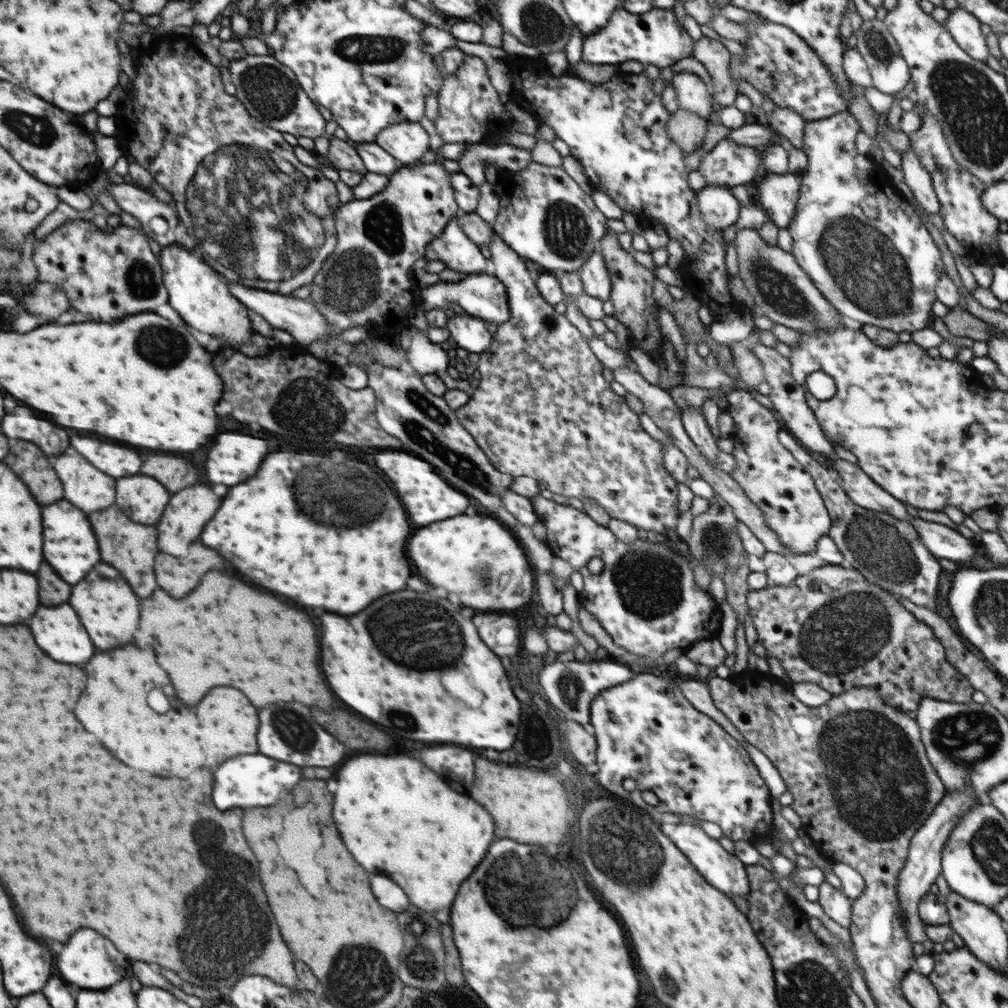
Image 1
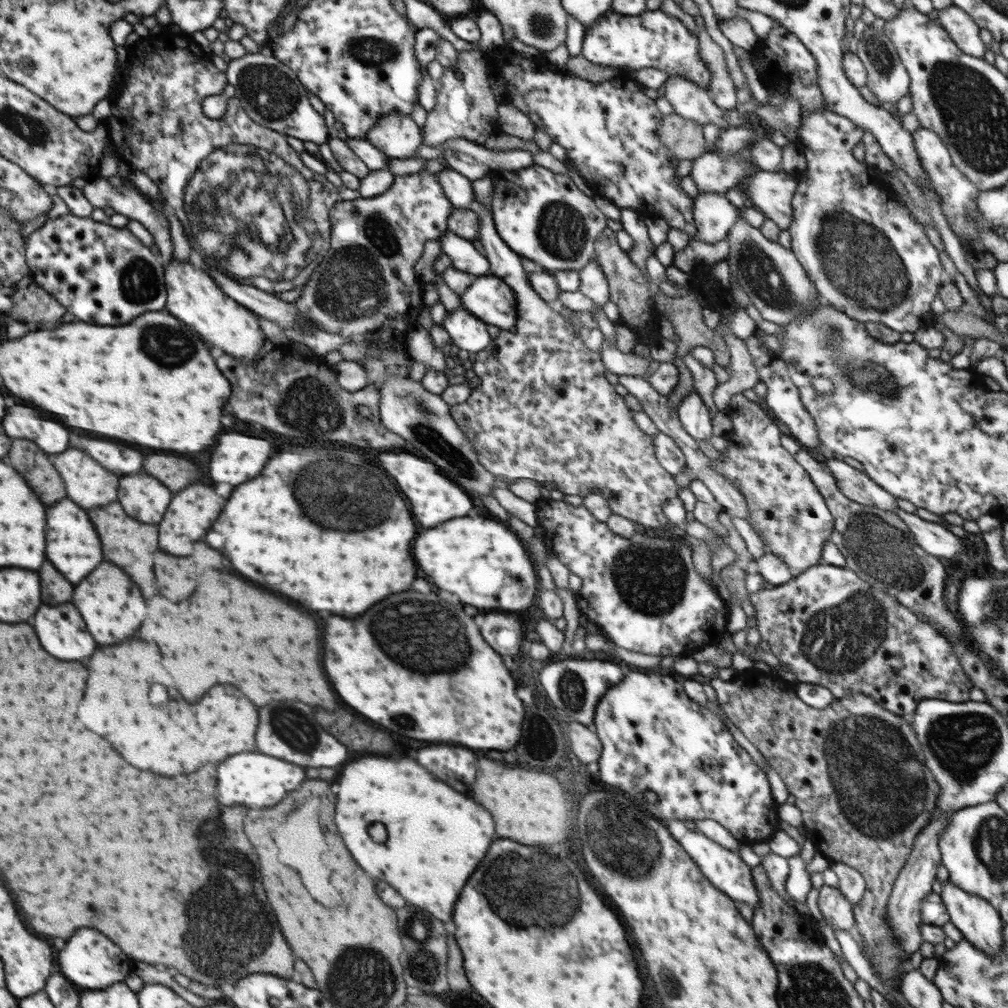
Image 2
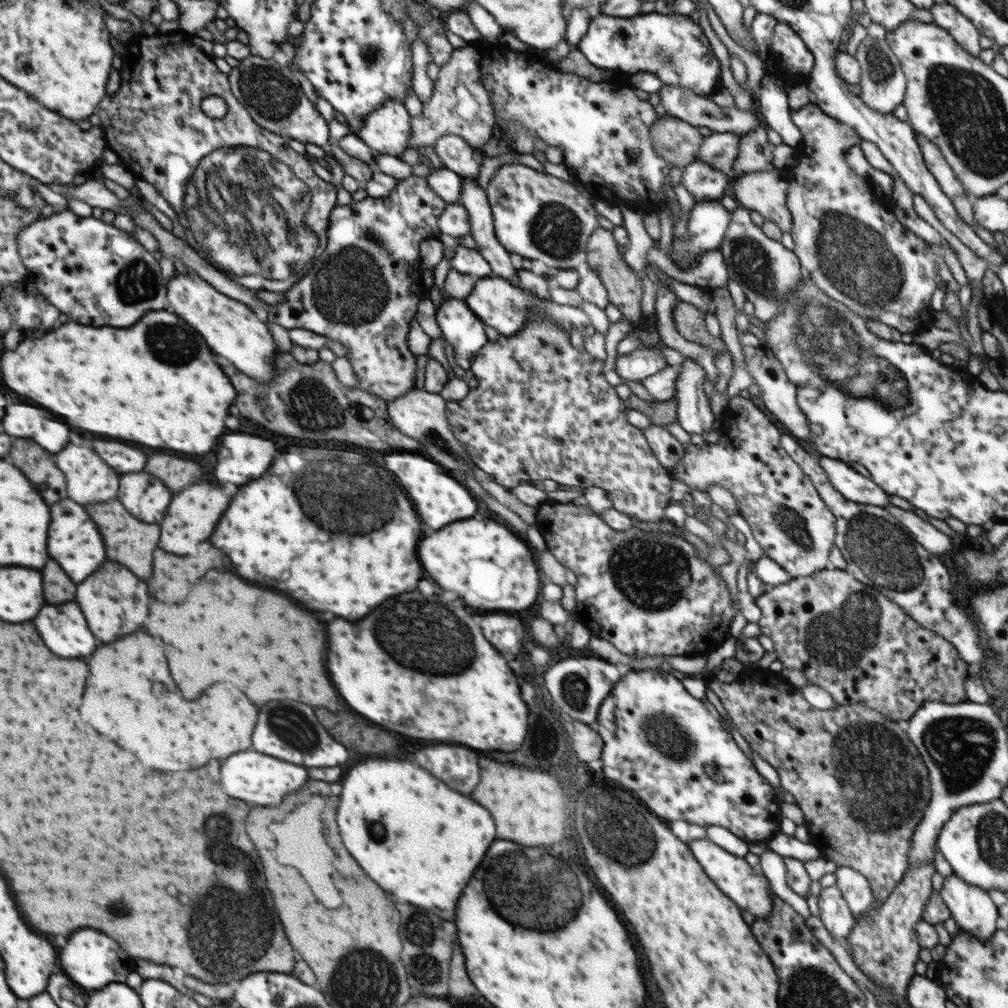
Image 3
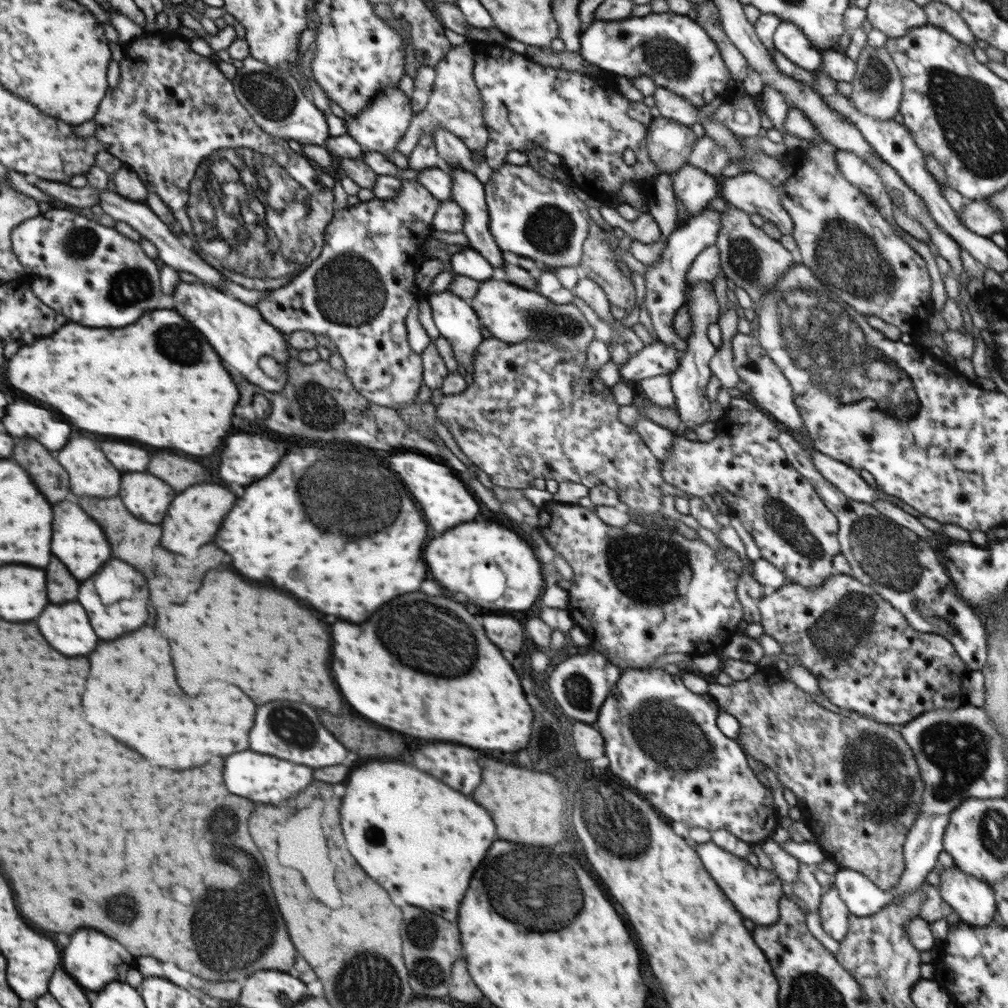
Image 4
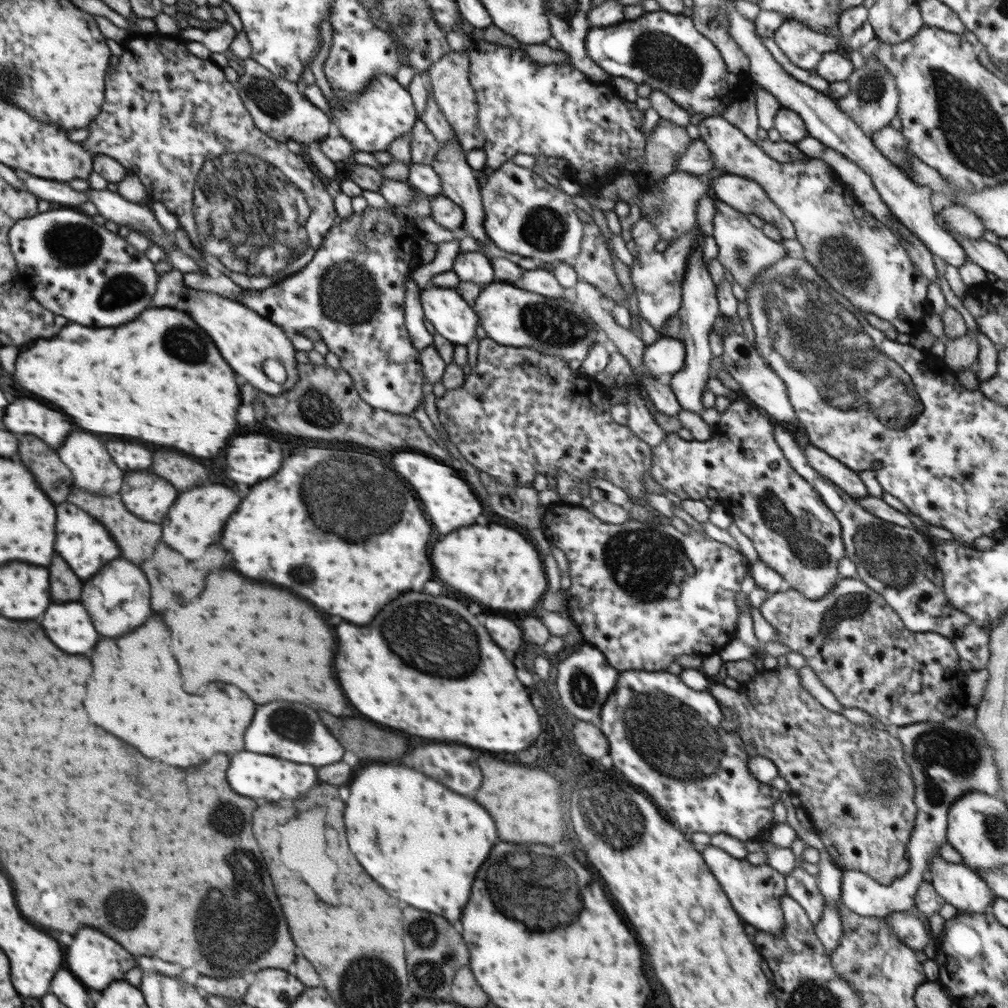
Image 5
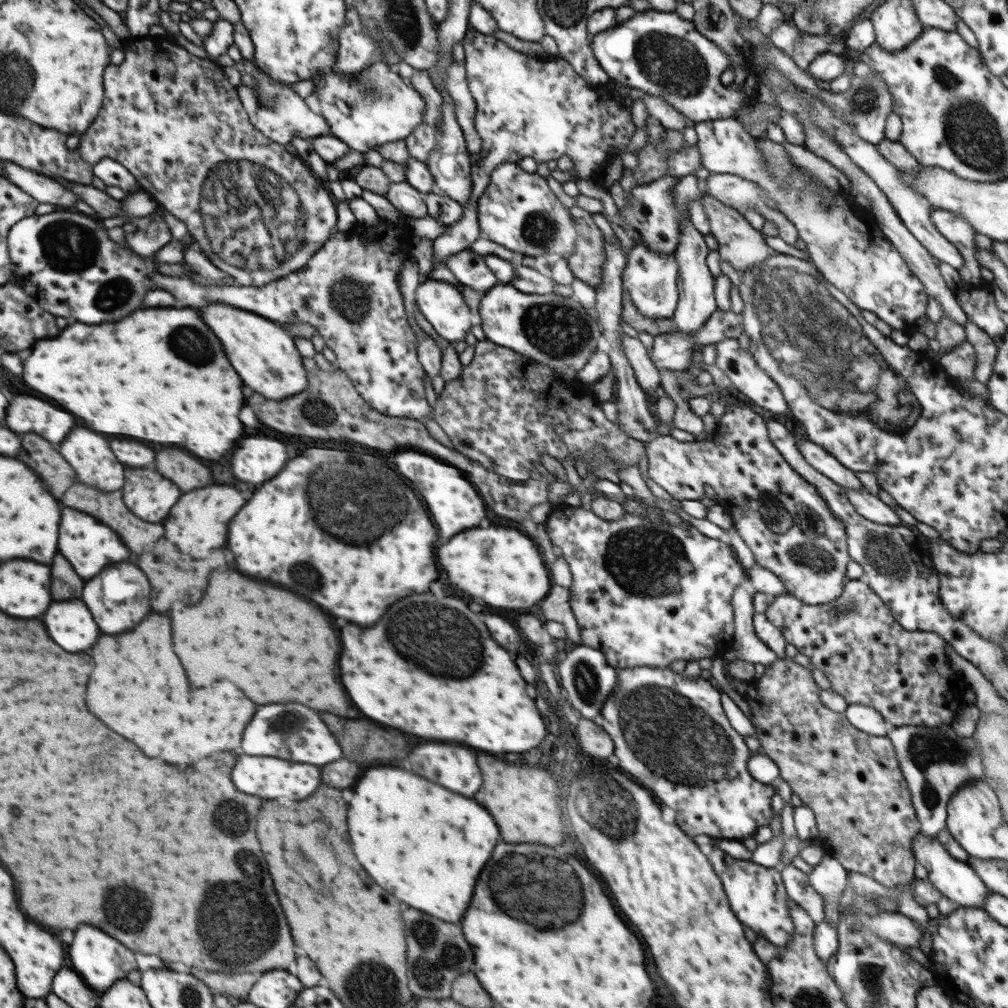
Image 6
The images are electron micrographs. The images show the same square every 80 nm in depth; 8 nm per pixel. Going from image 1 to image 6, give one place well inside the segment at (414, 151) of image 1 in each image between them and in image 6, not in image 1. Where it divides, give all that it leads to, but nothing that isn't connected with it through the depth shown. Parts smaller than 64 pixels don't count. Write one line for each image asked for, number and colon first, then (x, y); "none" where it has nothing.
2: (396, 135)
3: (387, 129)
4: (379, 127)
5: (384, 112)
6: (375, 107)

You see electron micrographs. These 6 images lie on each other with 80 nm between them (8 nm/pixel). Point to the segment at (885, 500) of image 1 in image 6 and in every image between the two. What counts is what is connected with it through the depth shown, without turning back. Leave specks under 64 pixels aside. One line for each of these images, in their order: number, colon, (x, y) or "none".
2: (857, 486)
3: (854, 486)
4: (845, 478)
5: (848, 480)
6: (820, 459)

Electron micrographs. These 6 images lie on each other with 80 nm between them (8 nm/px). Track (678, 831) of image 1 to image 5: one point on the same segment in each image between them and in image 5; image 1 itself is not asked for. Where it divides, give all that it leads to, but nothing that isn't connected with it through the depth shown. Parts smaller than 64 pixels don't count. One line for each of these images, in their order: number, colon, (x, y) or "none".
2: (725, 869)
3: (752, 893)
4: (756, 892)
5: (755, 891)

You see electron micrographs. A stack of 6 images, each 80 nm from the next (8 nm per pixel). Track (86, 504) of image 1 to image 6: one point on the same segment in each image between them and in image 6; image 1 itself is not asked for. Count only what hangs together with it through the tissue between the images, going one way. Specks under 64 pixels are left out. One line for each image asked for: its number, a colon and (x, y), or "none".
2: (89, 484)
3: (89, 478)
4: (91, 474)
5: (86, 456)
6: (89, 454)

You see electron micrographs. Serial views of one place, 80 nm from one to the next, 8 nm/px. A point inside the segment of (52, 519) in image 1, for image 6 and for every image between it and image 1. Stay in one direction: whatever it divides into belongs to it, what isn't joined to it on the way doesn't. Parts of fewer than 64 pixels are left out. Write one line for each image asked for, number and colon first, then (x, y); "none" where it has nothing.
2: (75, 550)
3: (77, 546)
4: (79, 542)
5: (84, 543)
6: (88, 545)

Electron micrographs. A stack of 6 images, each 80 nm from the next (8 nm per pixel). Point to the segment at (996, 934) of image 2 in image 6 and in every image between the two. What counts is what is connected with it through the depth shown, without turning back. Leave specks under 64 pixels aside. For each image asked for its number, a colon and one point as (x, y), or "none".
3: (972, 908)
4: (972, 899)
5: (959, 885)
6: (957, 880)

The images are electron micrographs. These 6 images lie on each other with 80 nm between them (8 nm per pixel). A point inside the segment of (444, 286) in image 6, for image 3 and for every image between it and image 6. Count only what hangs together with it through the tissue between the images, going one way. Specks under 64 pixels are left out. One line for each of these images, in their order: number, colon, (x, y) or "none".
3: (463, 331)
4: (456, 320)
5: (452, 317)

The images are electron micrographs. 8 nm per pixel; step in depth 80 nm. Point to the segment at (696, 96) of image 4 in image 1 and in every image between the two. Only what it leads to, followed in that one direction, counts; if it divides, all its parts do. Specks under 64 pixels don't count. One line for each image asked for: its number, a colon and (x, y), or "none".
1: (656, 37)
2: (654, 39)
3: (673, 47)

